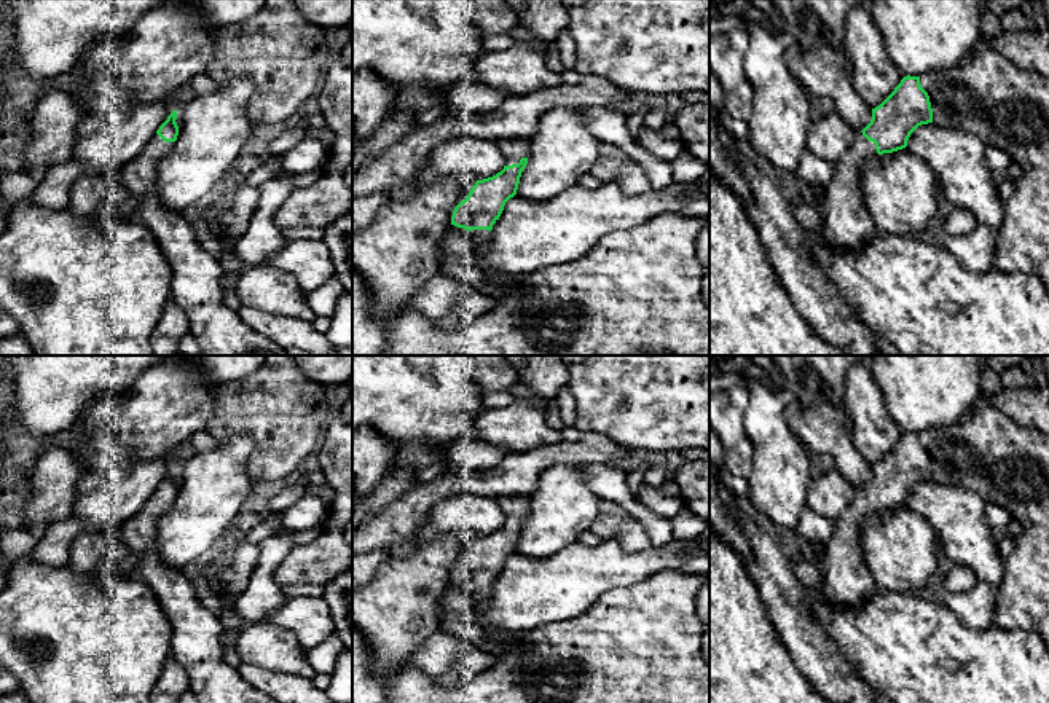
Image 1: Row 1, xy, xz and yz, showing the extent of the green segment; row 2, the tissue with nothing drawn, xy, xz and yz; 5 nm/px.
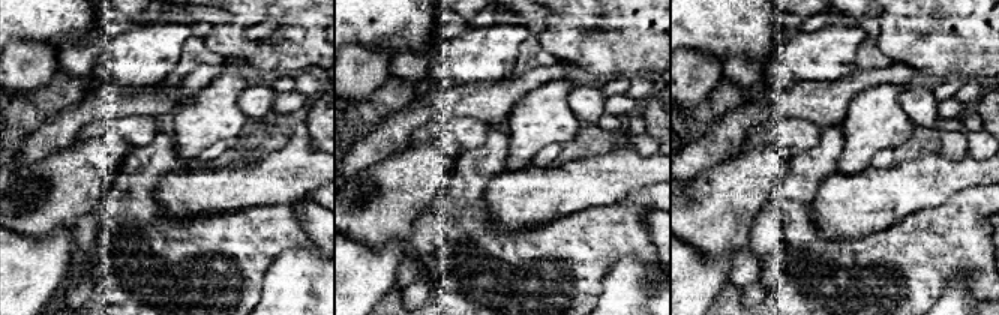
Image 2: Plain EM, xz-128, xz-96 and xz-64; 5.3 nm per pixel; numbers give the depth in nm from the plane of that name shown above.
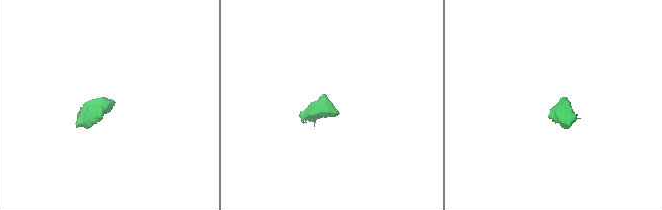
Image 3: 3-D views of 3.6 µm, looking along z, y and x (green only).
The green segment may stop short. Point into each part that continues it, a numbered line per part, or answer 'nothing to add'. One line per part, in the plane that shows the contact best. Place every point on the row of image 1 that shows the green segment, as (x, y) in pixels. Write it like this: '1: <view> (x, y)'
1: yz (1003, 106)
2: yz (847, 225)

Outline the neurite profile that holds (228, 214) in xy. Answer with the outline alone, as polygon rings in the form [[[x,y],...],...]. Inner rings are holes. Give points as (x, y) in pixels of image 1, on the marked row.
[[[242,183],[226,193],[215,191],[207,199],[204,217],[215,236],[222,238],[225,244],[234,245],[236,239],[246,233],[257,207],[258,191]]]

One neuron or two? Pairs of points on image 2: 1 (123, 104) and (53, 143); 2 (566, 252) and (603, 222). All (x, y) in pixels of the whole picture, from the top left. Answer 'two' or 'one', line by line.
1: one
2: one

